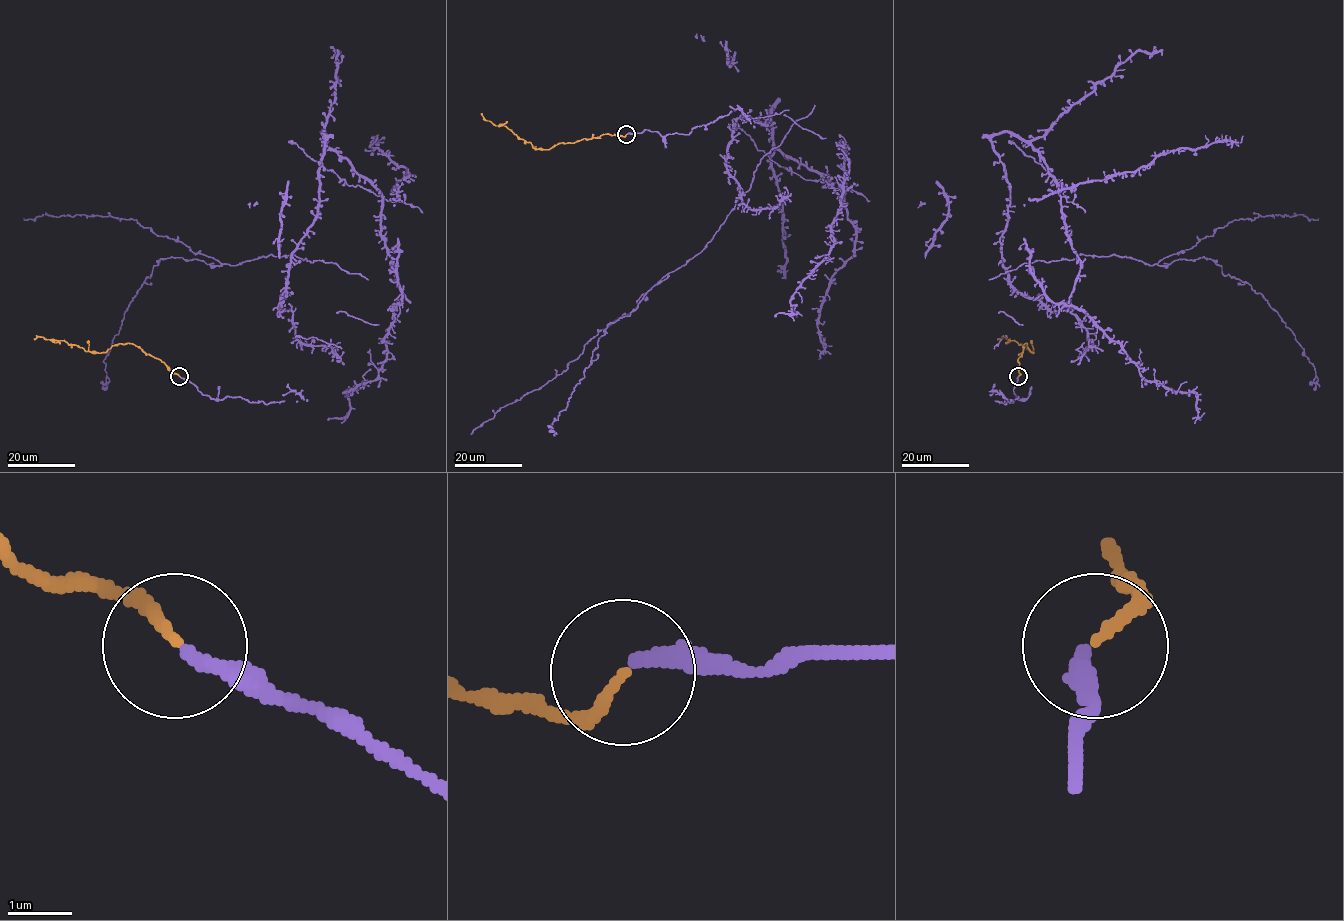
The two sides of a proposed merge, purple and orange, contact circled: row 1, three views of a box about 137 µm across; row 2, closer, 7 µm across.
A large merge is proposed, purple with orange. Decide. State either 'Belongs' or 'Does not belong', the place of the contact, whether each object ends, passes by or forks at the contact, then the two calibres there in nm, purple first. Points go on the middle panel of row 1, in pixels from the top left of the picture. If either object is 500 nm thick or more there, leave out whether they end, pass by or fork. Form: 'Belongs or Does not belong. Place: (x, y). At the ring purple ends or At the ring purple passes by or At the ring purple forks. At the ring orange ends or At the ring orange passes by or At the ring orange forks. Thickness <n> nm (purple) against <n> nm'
Belongs. Place: (626, 134). At the ring purple ends. At the ring orange ends. Thickness 240 nm (purple) against 160 nm

